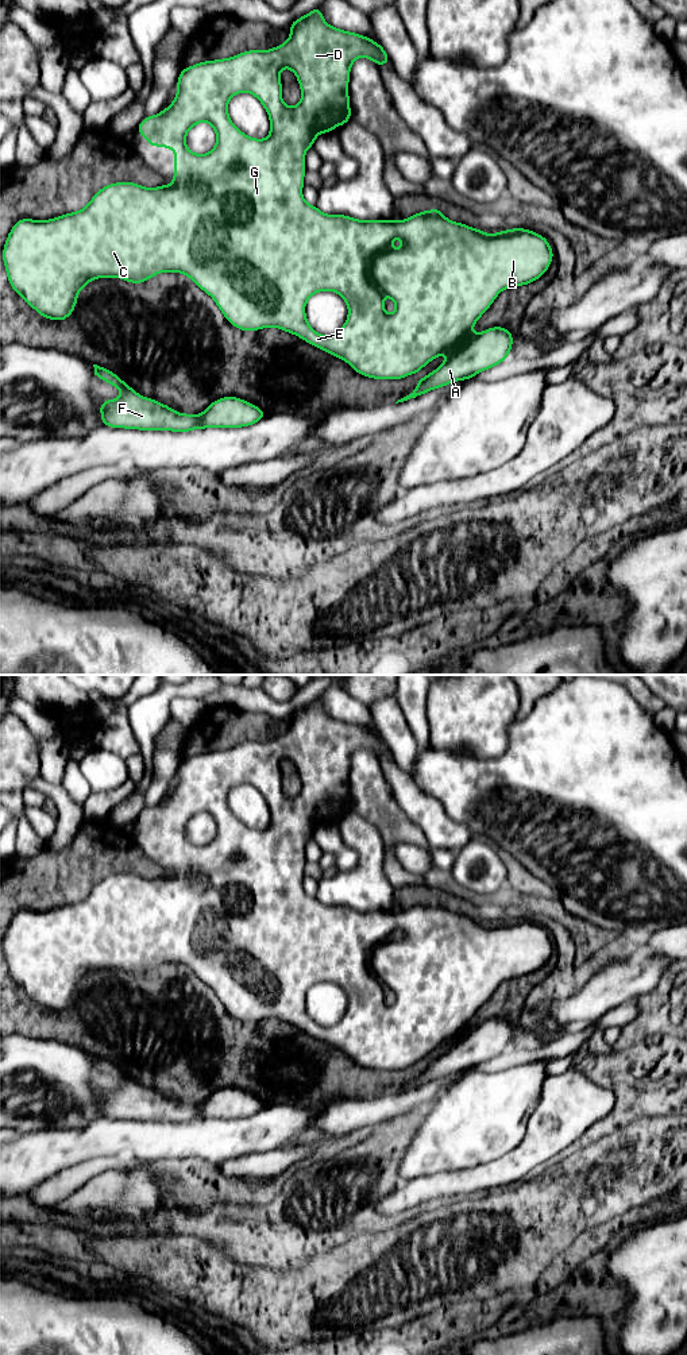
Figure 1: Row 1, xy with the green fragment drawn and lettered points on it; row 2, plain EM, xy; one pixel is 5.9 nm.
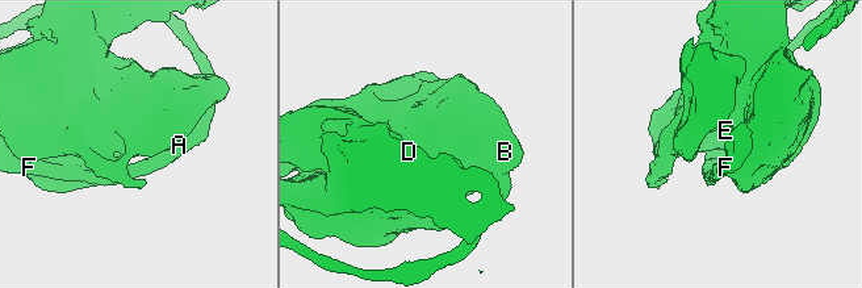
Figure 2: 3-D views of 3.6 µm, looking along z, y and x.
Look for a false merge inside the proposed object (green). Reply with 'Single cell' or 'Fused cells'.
Single cell

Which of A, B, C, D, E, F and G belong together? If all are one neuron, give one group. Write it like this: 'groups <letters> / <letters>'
groups A B C D E F G

